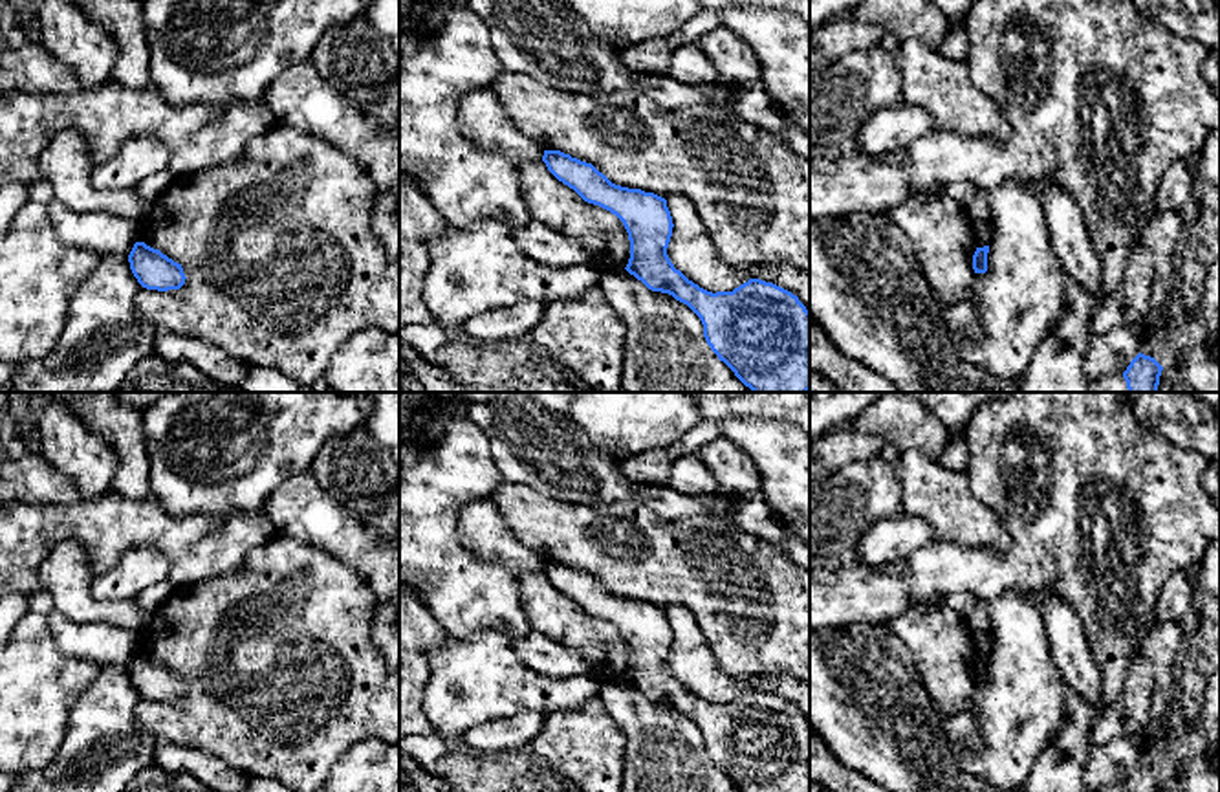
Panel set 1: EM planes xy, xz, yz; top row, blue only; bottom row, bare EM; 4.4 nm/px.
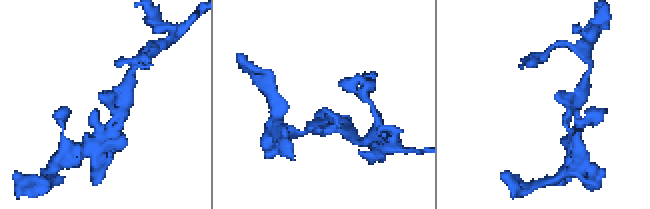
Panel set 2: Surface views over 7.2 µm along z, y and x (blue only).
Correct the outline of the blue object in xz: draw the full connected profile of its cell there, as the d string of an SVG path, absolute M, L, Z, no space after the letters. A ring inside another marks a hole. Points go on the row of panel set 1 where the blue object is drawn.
M544 150L542 161L564 185L584 202L615 214L630 240L626 271L648 290L672 295L687 304L703 324L703 337L711 350L753 392L810 392L810 312L791 292L760 279L749 279L733 292L707 292L674 268L667 255L672 236L672 216L667 200L612 183L592 163L561 150Z

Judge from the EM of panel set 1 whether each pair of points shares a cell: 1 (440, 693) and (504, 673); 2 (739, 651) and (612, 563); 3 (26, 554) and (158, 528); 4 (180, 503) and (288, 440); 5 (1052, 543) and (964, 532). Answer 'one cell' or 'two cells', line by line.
1: one cell
2: one cell
3: one cell
4: one cell
5: two cells

